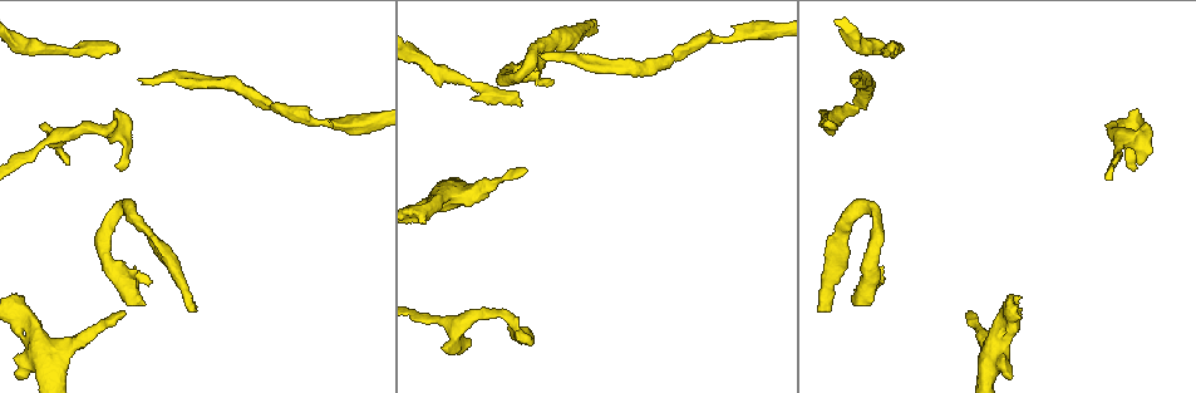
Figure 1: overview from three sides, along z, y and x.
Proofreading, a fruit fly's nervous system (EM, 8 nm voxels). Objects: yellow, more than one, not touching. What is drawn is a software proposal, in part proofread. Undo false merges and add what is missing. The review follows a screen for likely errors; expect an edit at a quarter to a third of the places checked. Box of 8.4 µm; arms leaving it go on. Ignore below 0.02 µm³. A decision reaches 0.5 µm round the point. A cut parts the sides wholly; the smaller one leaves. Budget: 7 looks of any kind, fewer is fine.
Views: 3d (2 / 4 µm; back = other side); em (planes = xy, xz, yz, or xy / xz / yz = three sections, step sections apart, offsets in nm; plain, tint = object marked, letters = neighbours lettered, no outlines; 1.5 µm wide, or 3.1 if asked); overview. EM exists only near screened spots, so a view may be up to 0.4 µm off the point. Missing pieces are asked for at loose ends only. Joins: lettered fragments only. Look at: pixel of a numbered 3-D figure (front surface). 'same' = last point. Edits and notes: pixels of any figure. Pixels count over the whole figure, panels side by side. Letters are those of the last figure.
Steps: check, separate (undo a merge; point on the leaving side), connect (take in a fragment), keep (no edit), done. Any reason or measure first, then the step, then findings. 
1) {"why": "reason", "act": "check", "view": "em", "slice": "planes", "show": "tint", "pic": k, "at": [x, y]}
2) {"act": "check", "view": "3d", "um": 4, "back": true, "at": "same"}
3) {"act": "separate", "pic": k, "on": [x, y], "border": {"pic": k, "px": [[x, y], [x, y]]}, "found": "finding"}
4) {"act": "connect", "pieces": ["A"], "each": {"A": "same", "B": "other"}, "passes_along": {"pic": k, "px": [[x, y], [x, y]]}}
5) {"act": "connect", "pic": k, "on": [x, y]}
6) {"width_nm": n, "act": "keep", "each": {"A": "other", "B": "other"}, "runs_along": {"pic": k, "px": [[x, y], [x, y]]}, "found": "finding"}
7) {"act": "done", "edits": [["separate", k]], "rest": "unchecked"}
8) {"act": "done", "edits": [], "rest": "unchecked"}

{"why": "thin neck", "act": "check", "view": "em", "slice": "planes", "show": "tint", "pic": 1, "at": [149, 234]}

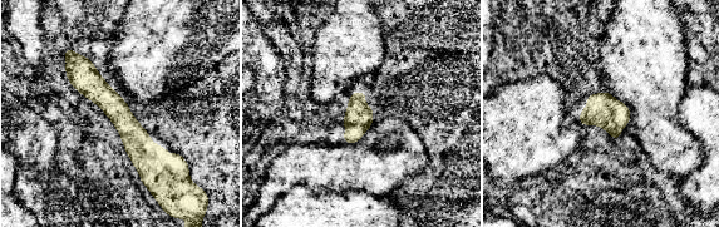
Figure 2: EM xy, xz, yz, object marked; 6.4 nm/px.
{"why": "see the neighbours", "act": "check", "view": "em", "slice": "planes", "show": "letters", "at": "same"}

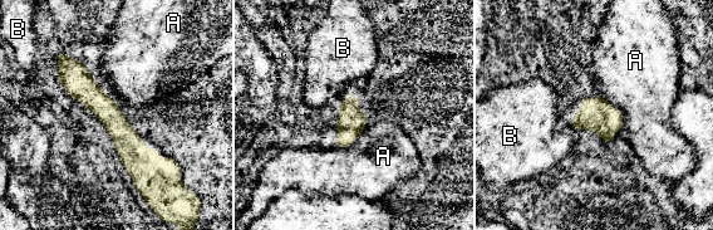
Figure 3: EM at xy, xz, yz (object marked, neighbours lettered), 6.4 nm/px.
{"act": "keep", "each": {"A": "other", "B": "other"}, "runs_along": {"pic": 3, "px": [[65, 60], [152, 182]]}, "found": "continuous, no second neuron"}

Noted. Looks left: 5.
{"why": "branch stops here", "act": "check", "view": "em", "slice": "yz", "step": 8, "show": "letters", "pic": 1, "at": [123, 313]}

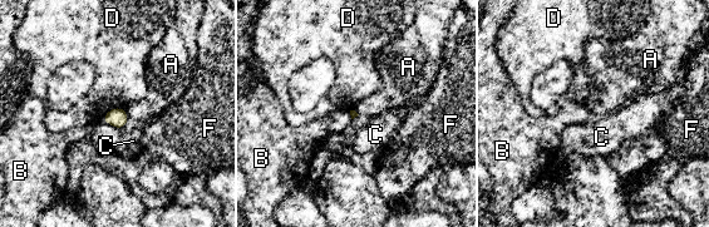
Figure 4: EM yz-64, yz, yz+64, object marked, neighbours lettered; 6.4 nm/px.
{"longest_contact_nm": ["D", 170], "act": "keep", "each": {"A": "other", "B": "other", "C": "other", "D": "other", "F": "other"}, "found": "no lettered fragment goes on from it"}

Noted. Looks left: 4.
{"why": "calibre changes", "act": "check", "view": "3d", "um": 2, "pic": 1, "at": [839, 123]}

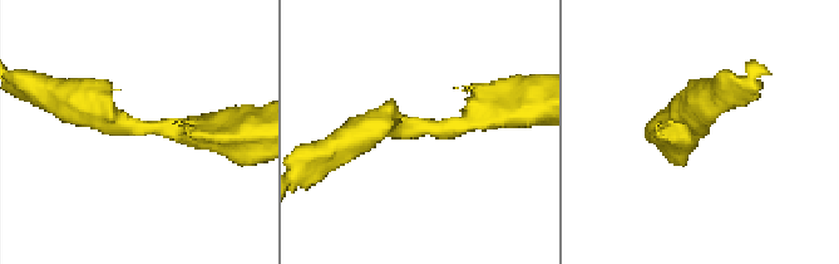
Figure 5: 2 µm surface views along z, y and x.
{"arm_widths_nm": [190, 280], "act": "check", "view": "em", "slice": "planes", "show": "plain", "pic": 5, "at": [698, 130]}

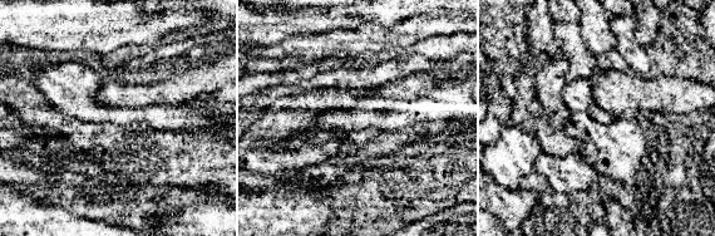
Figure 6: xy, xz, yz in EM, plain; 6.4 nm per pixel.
{"why": "see the neighbours", "act": "check", "view": "em", "slice": "planes", "show": "letters", "at": "same"}

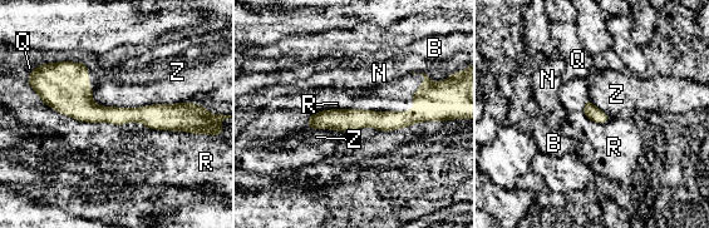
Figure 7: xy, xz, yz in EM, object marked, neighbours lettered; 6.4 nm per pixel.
{"act": "keep", "each": {"B": "other", "N": "other", "Q": "other", "R": "other", "Z": "other"}, "border": {"pic": 7, "px": [[72, 118], [207, 134]]}, "found": "continuous, no second neuron"}

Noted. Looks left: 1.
{"act": "done", "edits": [], "rest": "unchecked"}

